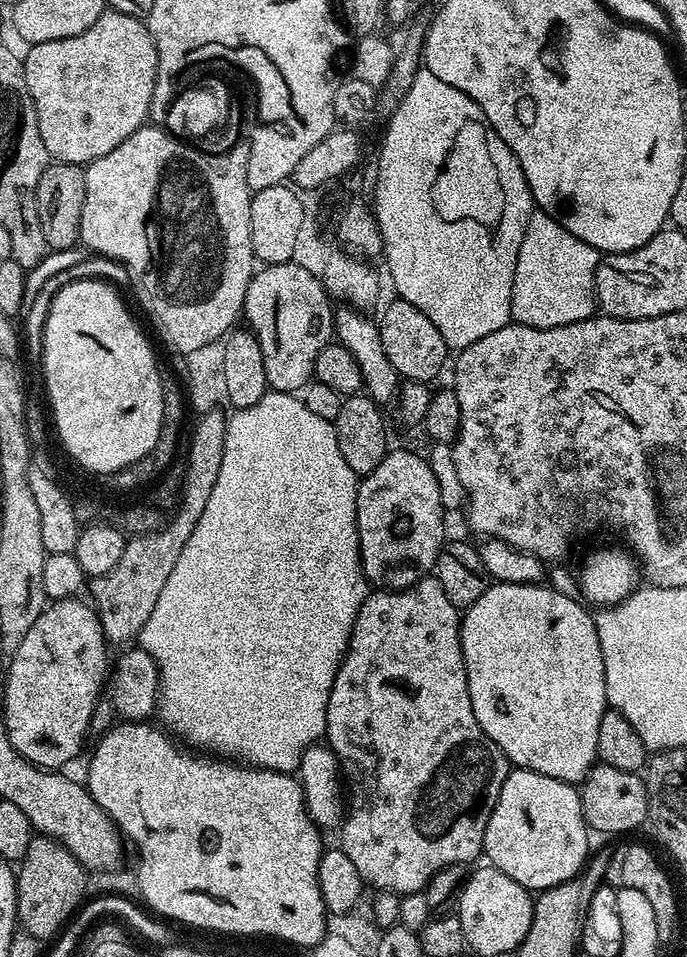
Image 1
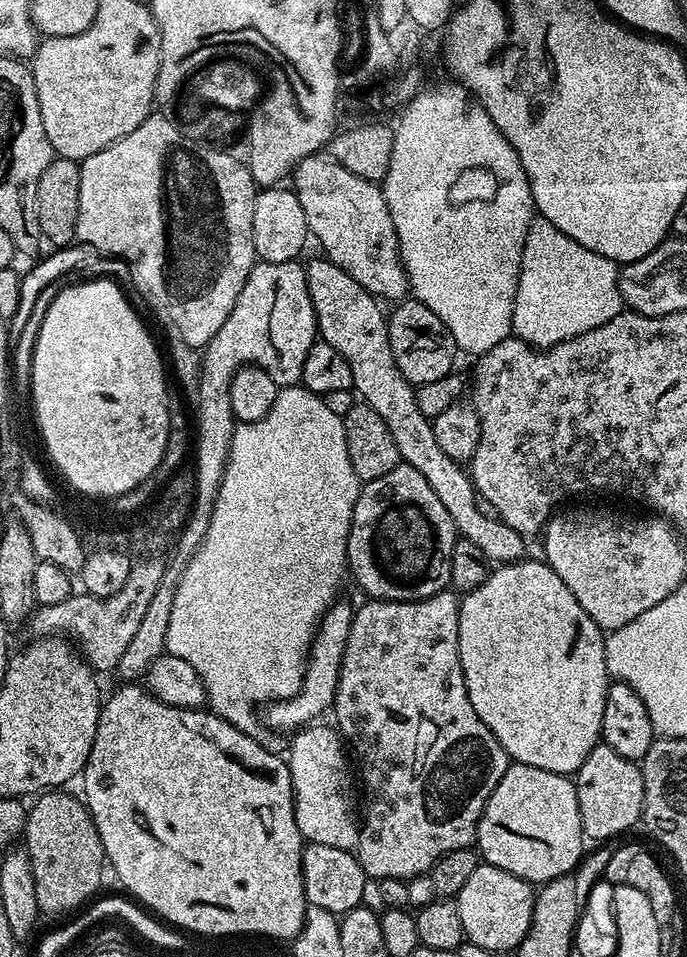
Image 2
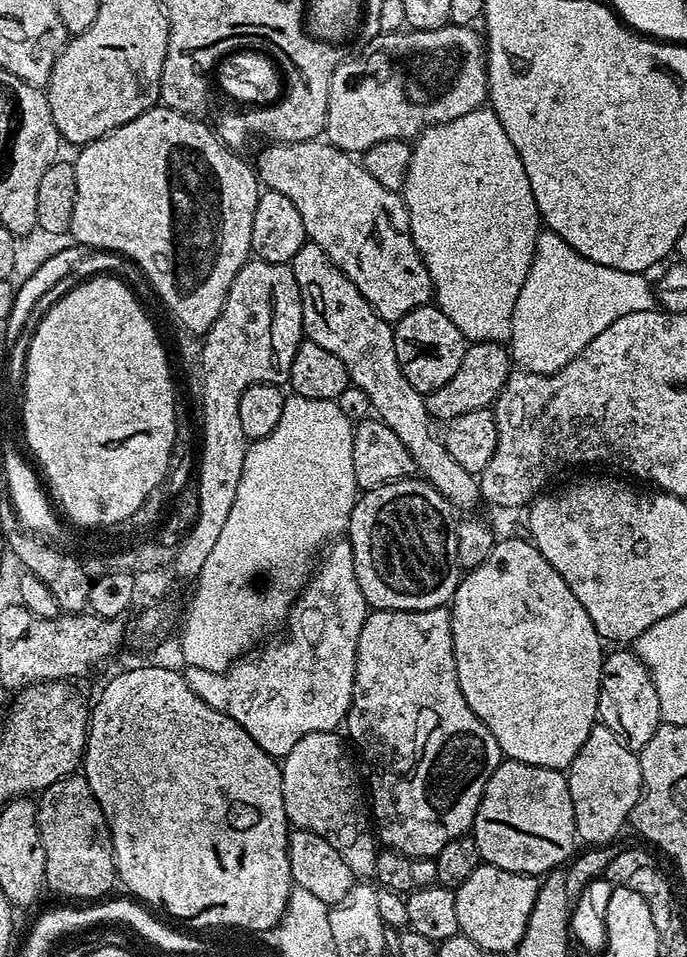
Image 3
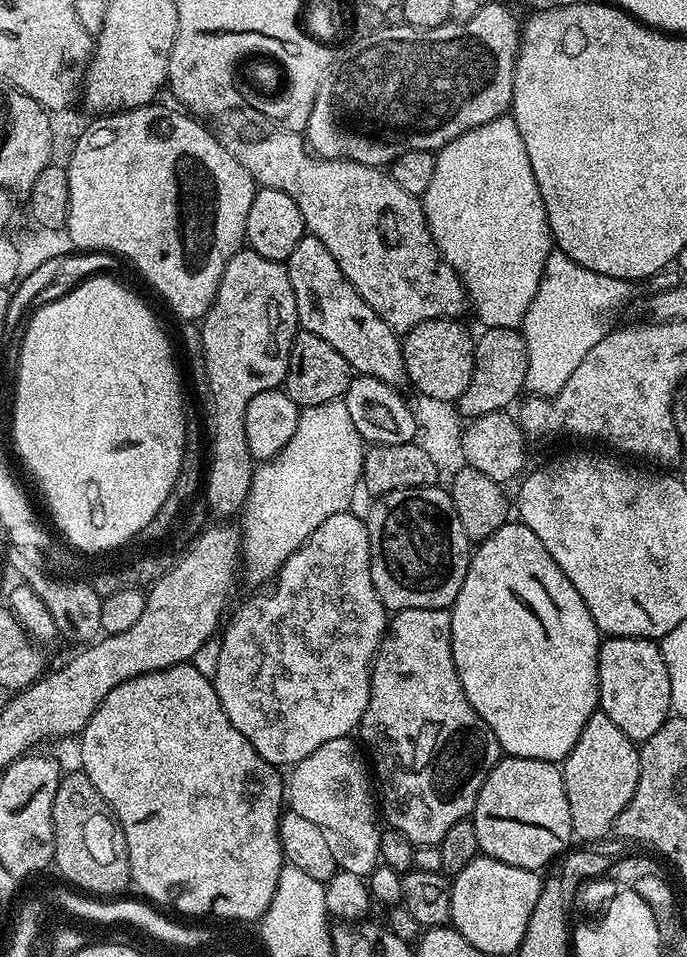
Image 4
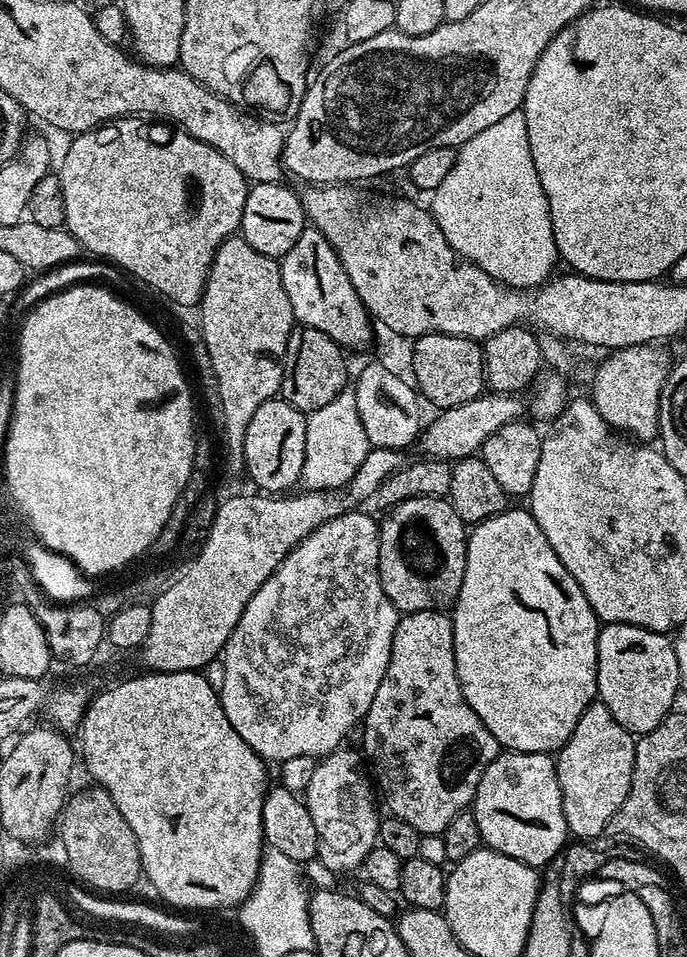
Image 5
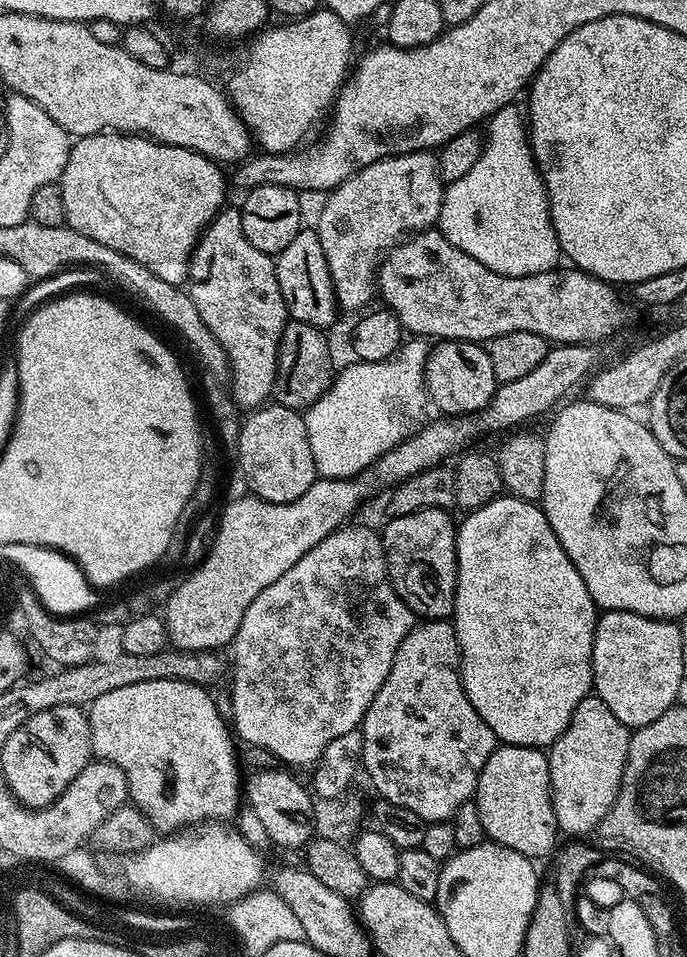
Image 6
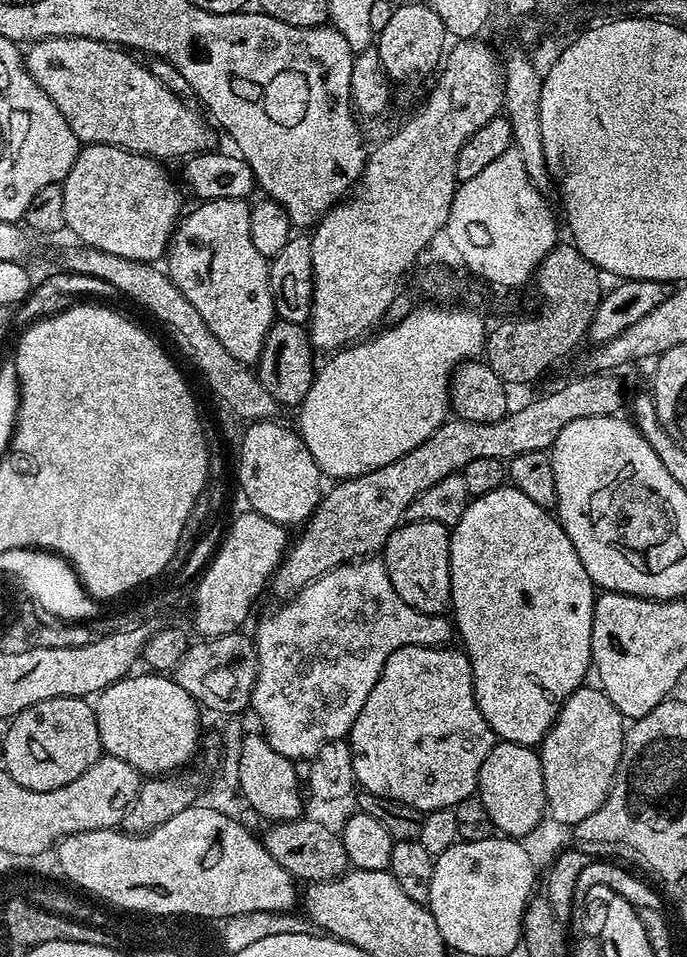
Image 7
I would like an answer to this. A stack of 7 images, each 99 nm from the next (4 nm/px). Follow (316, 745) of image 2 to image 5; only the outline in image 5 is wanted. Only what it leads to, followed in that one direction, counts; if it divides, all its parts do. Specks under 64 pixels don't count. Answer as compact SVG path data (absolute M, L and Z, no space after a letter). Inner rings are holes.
M336 749L317 763L304 793L310 818L319 832L317 857L337 874L357 871L363 865L366 855L377 847L382 819L376 810L376 792L361 753L346 749Z

